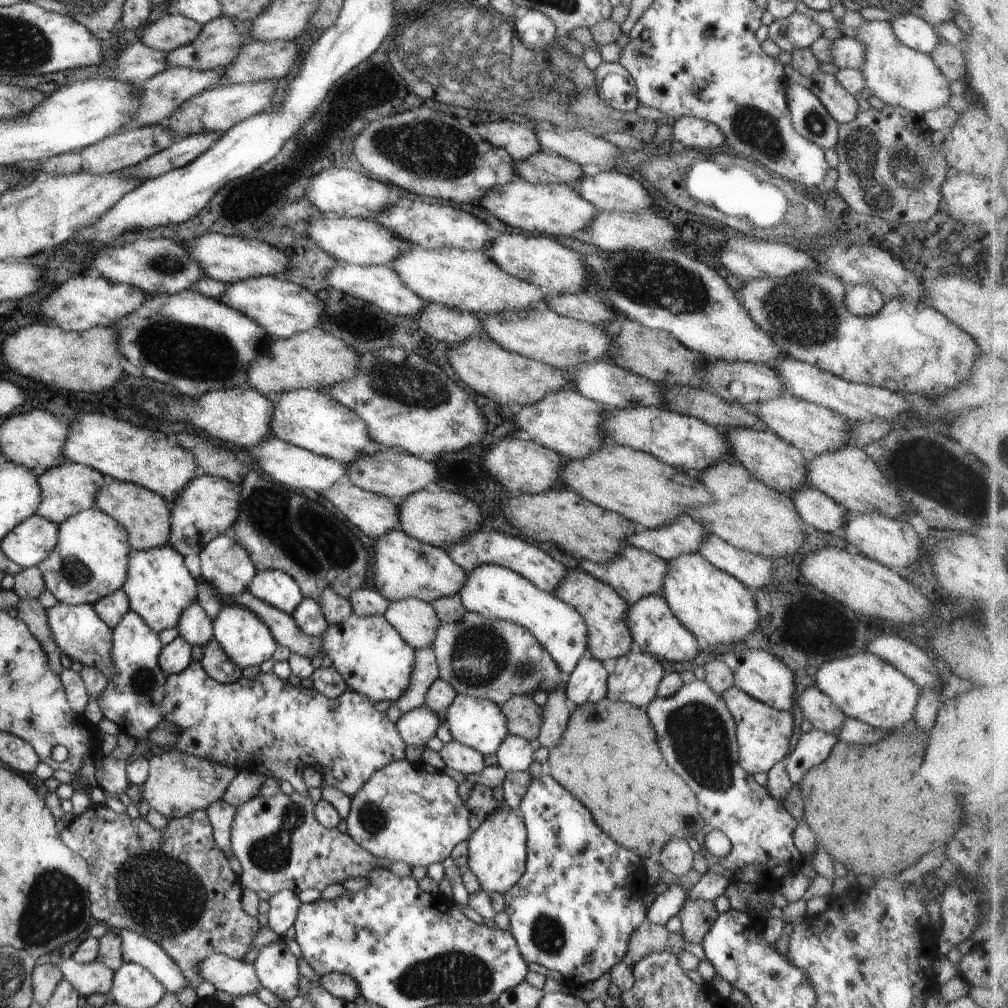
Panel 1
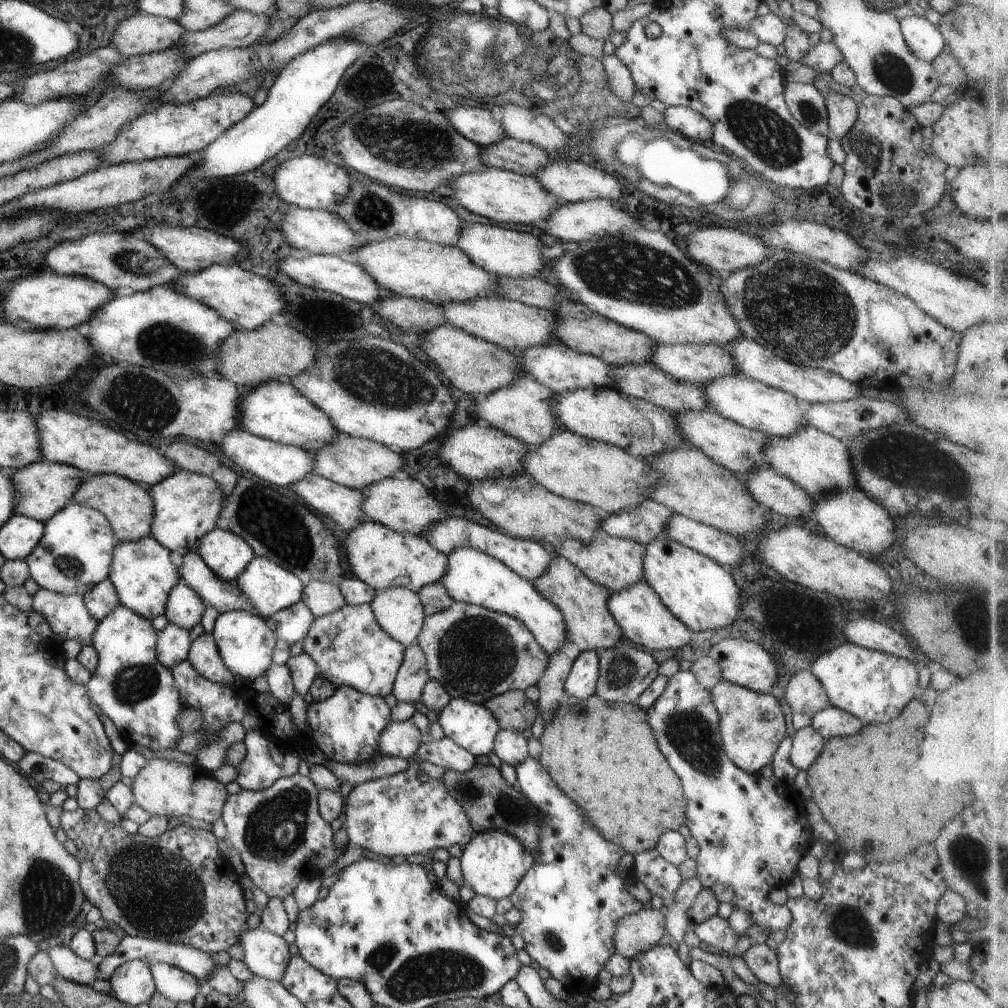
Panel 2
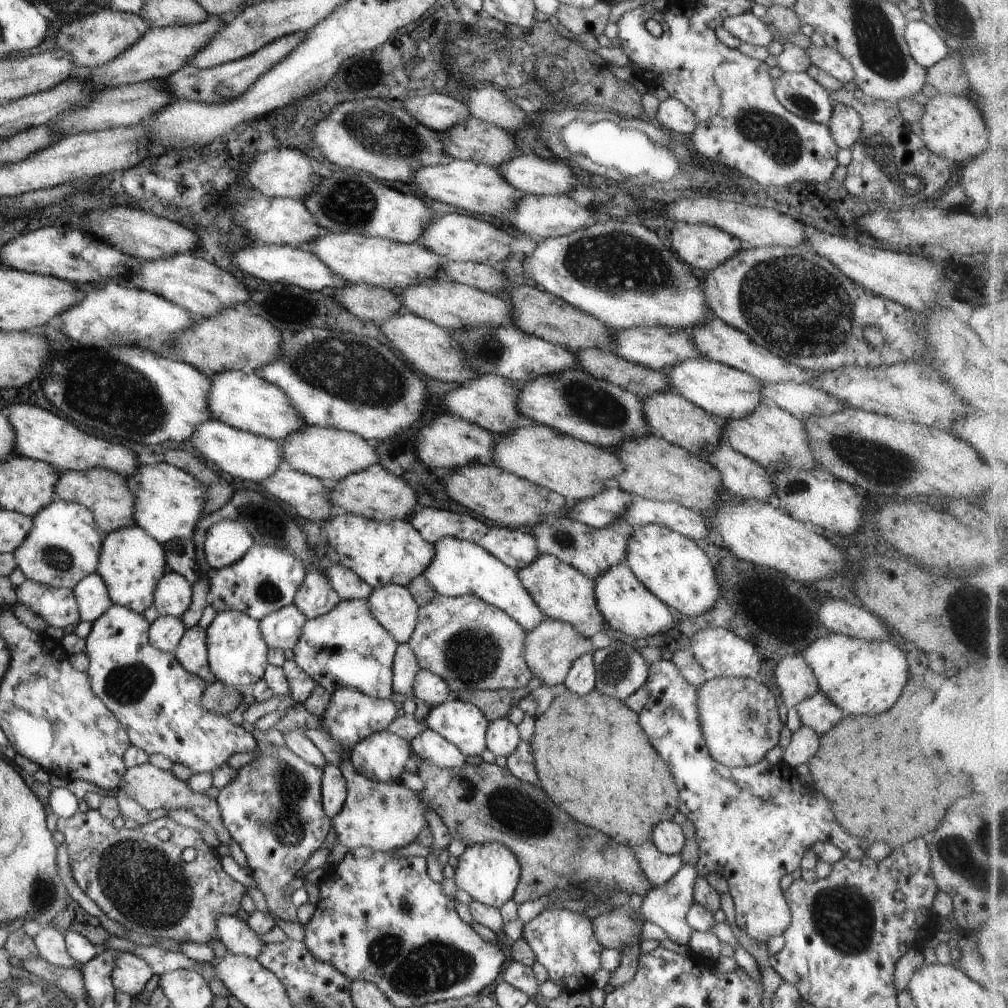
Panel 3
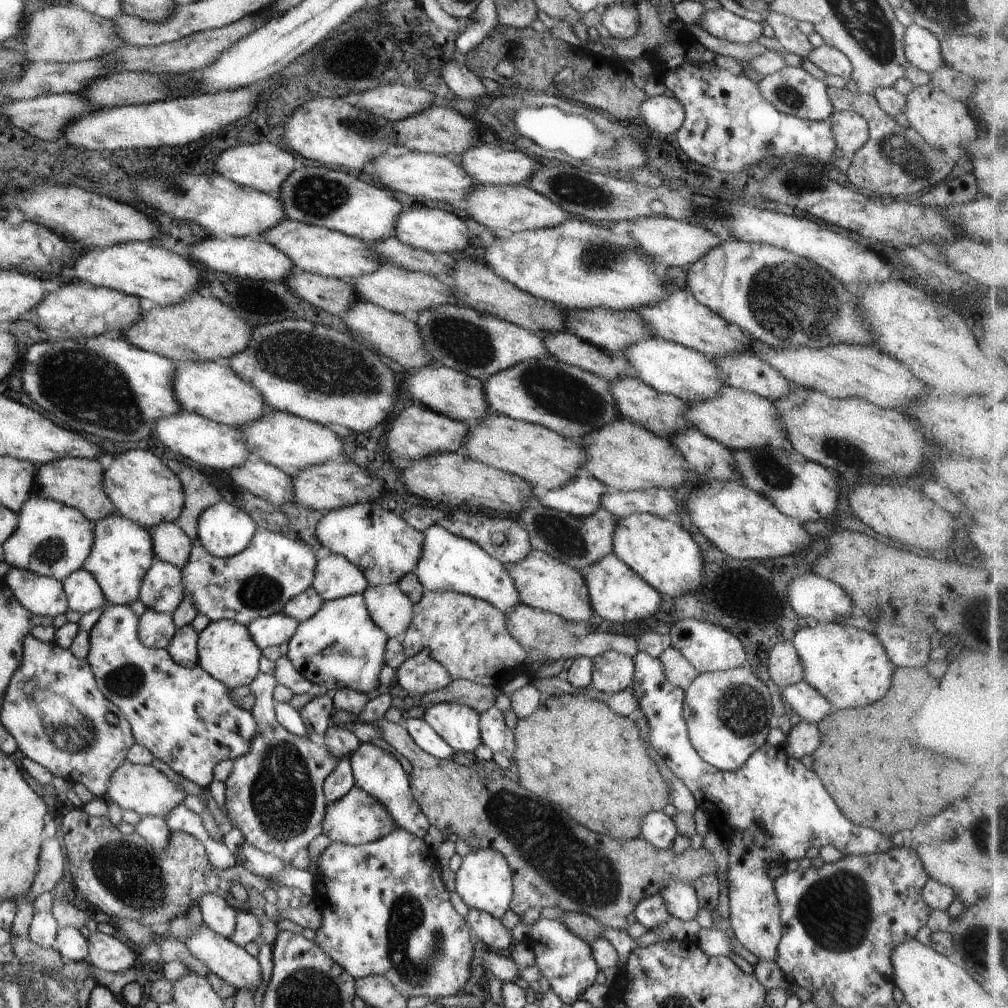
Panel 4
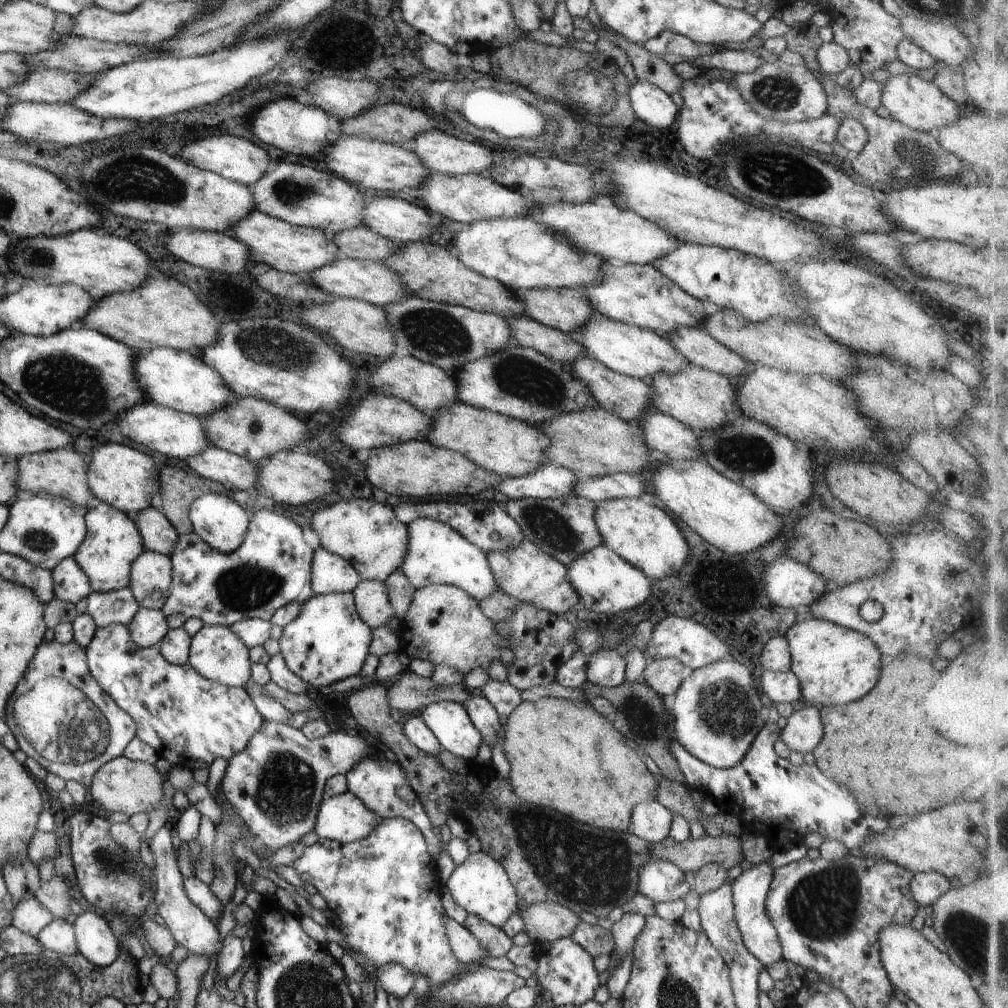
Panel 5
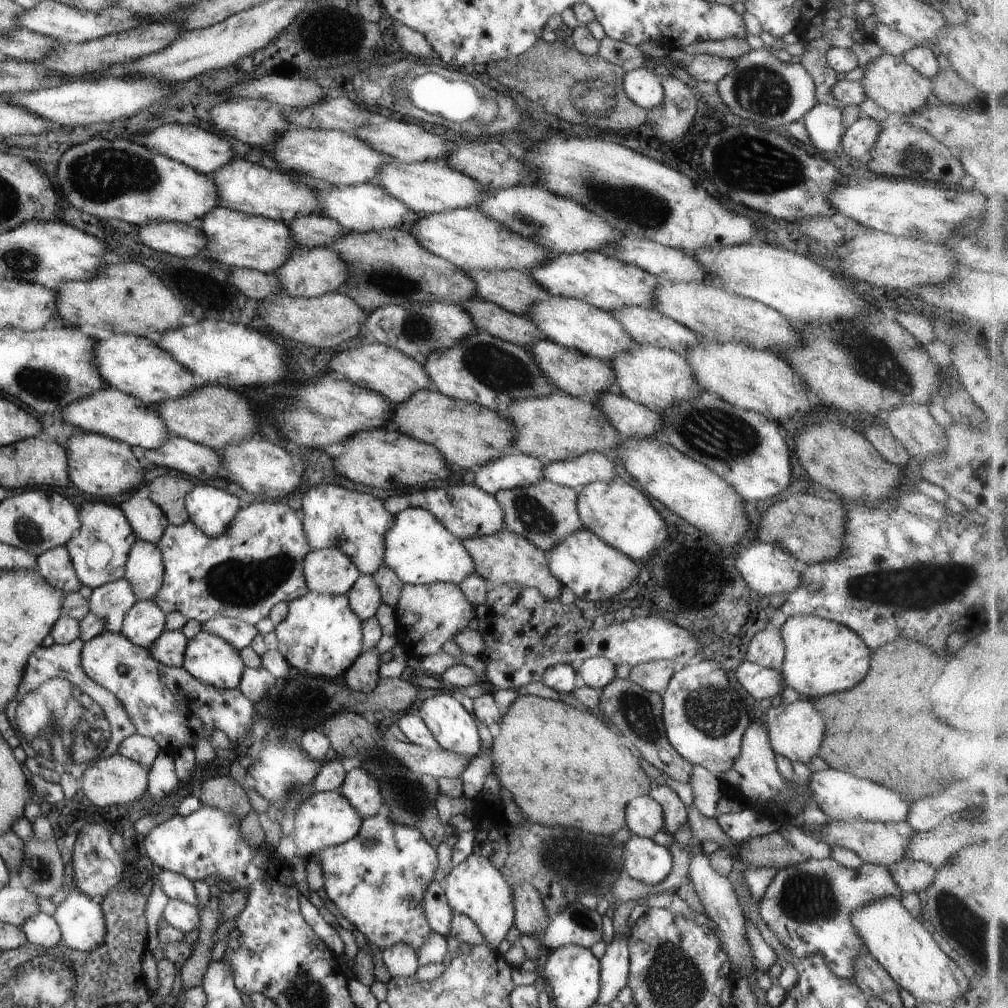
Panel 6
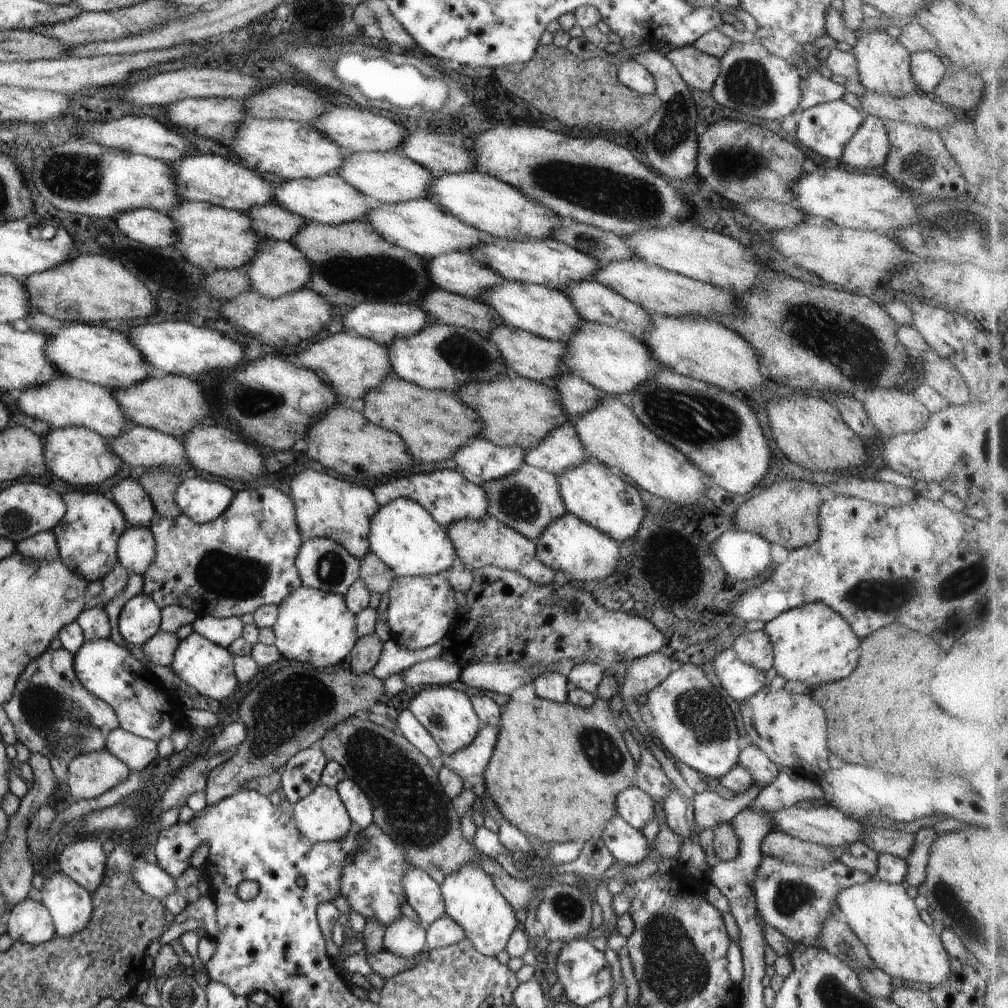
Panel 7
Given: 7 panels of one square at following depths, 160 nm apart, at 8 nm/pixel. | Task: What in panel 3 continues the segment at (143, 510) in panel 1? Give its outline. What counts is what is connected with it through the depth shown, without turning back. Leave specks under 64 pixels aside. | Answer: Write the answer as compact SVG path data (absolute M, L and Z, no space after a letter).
M101 468L60 472L59 482L55 485L54 497L65 501L74 501L90 509L105 535L136 525L135 494L130 490L126 478L121 473Z

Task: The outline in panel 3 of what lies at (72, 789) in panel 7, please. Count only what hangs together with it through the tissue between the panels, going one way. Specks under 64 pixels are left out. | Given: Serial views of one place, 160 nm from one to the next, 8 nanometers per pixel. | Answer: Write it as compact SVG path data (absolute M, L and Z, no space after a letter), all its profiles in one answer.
M149 762L140 766L130 767L126 769L126 774L122 777L122 782L117 790L124 791L147 811L153 811L154 809L168 811L184 808L184 810L195 814L200 820L204 820L206 824L210 824L216 830L219 841L223 845L228 845L231 840L230 833L221 819L221 810L217 800L210 798L208 791L194 792L188 785L188 781L177 778L171 770L160 769Z

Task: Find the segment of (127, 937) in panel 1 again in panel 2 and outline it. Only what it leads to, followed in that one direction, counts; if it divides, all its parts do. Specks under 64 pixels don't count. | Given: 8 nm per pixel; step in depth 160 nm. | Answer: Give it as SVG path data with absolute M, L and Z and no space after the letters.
M159 962L148 965L158 992L175 1003L193 1002L199 992L205 991L196 977L178 967Z

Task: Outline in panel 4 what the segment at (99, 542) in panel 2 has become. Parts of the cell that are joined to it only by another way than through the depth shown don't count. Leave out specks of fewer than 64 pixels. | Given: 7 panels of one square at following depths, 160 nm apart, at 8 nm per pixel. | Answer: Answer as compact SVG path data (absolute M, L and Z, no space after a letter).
M32 493L18 516L19 527L2 545L5 561L11 567L57 581L68 579L73 572L84 568L93 550L95 524L80 509Z

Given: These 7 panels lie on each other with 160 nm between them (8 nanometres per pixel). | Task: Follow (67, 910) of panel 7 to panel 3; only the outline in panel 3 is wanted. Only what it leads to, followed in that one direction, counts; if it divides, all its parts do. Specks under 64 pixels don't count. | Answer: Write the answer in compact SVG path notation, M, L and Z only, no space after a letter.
M124 951L116 959L111 981L115 990L138 996L153 974L153 968L142 957Z

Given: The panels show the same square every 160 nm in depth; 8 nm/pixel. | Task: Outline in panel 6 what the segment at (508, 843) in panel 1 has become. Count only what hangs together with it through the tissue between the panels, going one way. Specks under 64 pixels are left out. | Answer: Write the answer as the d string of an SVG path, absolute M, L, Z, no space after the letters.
M467 854L463 862L454 864L454 868L443 882L446 902L453 913L465 915L476 924L484 934L486 944L496 951L515 920L514 898L512 888L494 864L478 854Z

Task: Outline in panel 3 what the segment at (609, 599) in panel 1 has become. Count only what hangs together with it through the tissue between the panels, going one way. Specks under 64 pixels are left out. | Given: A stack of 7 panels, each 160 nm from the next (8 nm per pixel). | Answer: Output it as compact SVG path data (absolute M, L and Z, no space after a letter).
M540 553L532 564L525 566L517 573L524 588L530 596L533 596L546 617L567 623L587 639L598 632L604 632L606 619L596 604L594 579L584 576L572 565L562 562L557 556L546 553Z

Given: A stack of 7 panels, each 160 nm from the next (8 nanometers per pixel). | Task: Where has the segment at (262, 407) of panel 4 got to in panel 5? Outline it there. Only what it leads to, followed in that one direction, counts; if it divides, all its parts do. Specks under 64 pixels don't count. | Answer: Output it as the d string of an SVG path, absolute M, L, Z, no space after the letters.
M157 348L145 353L134 351L139 356L135 375L153 403L205 418L237 400L222 375L196 354L171 348Z

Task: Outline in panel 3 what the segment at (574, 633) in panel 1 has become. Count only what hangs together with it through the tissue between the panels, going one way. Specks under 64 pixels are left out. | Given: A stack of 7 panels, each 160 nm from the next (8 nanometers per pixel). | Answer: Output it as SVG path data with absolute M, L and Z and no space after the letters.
M444 537L434 546L434 558L422 575L437 594L447 597L474 595L486 604L502 609L526 631L535 629L543 621L545 614L524 588L517 570L506 566L485 548L470 541Z

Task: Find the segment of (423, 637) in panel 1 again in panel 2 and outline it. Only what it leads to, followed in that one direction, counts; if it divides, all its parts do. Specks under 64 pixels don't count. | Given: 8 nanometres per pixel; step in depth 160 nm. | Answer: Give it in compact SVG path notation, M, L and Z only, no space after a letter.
M390 587L376 593L369 604L378 624L405 647L415 645L422 632L425 612L419 596L404 587Z

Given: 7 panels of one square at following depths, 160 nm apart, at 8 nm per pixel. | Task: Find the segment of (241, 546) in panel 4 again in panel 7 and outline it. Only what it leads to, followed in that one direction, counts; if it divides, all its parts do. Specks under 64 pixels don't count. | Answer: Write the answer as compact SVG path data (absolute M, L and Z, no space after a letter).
M193 475L190 478L183 476L176 493L178 508L197 524L207 524L222 516L232 498L232 488Z

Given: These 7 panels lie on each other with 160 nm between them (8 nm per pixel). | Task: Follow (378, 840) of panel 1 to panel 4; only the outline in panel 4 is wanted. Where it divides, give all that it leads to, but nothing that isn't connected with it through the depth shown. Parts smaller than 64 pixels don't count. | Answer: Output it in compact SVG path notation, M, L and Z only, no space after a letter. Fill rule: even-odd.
M354 721L343 726L330 725L322 736L311 733L309 738L327 748L338 760L349 758L351 752L358 748L361 743L359 738L352 732L352 726L354 725ZM356 785L340 800L327 803L322 826L323 834L326 834L330 840L337 843L346 843L347 845L363 845L377 841L398 827L386 805Z

